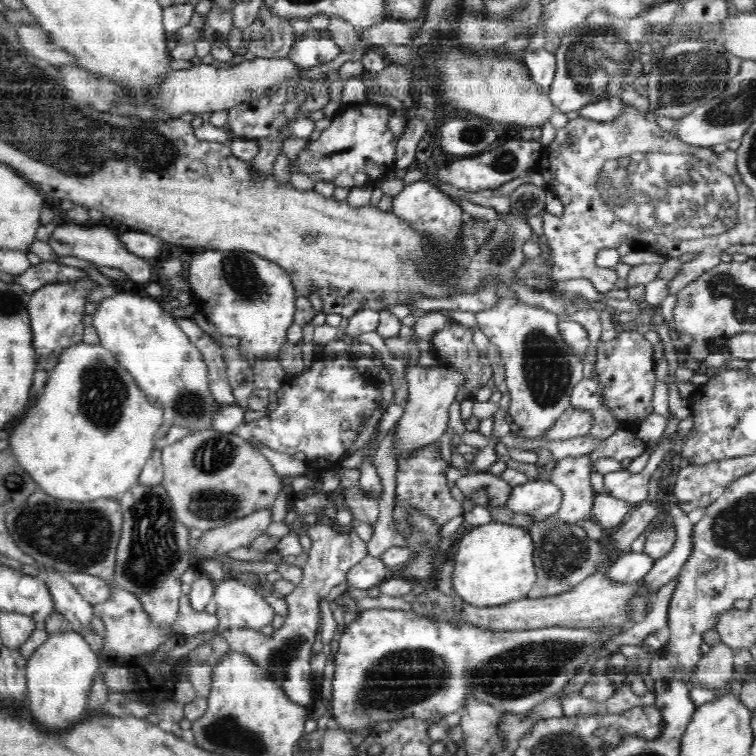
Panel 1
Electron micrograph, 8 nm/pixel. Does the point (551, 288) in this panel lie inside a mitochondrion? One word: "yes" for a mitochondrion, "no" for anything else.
no

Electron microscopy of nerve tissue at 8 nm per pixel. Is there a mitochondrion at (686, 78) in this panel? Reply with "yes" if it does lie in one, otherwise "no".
yes

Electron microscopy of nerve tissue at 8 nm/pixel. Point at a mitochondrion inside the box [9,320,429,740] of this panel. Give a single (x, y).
(82, 537)

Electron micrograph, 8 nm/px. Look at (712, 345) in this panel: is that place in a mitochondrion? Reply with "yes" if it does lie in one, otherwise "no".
no

